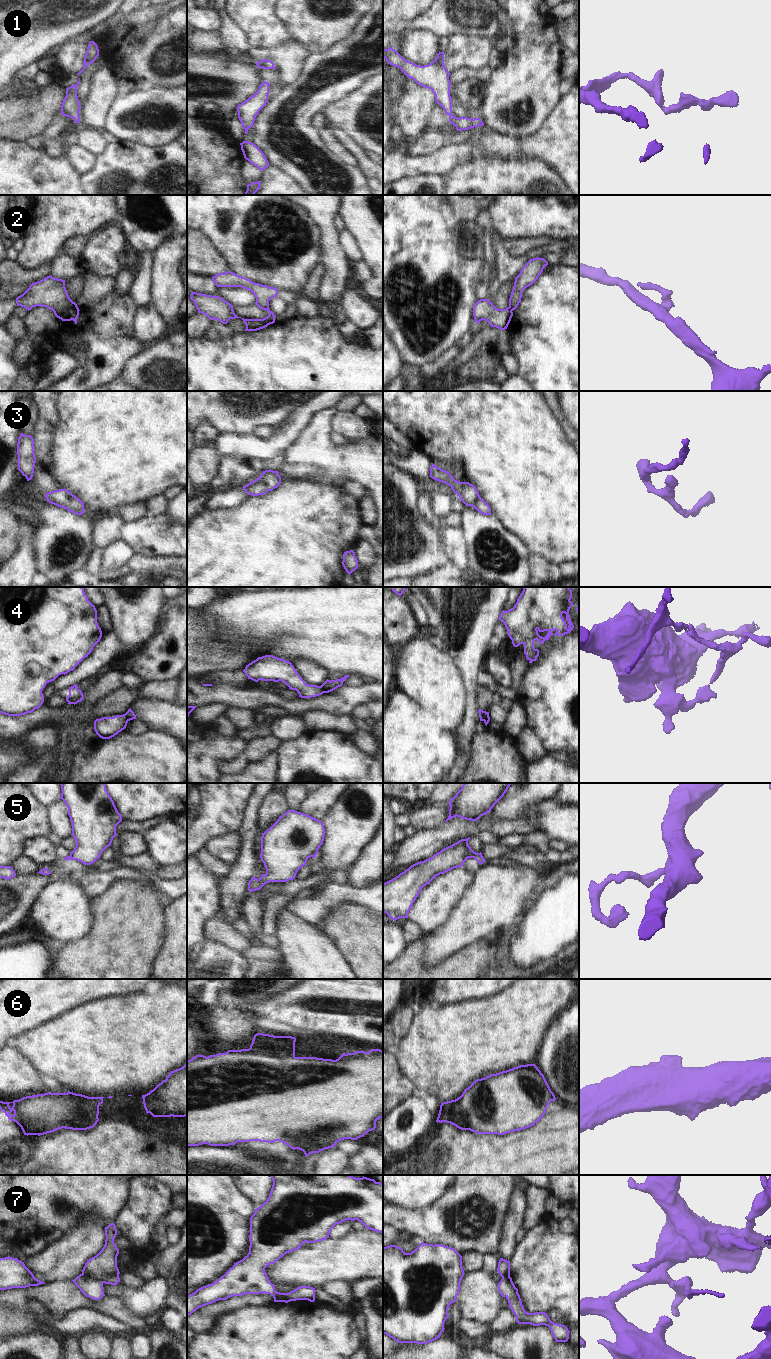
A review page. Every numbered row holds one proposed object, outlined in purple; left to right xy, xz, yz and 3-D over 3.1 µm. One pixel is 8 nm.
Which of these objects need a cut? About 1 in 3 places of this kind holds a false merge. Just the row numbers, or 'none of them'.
2, 4, 7

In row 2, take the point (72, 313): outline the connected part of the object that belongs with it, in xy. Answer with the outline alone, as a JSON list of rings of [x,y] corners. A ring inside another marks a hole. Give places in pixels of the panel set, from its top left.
[[[78,306],[69,308],[63,315],[59,317],[62,321],[71,321],[73,320],[75,324],[77,324],[77,318],[79,316],[79,308]]]

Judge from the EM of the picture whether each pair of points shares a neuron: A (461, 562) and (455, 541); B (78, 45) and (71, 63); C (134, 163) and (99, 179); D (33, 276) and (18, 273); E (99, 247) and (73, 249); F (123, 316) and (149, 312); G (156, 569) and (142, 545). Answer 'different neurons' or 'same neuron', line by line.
A: same neuron
B: same neuron
C: same neuron
D: same neuron
E: different neurons
F: different neurons
G: different neurons

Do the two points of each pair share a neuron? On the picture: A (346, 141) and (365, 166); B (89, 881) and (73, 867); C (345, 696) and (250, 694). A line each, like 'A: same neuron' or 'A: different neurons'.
A: same neuron
B: different neurons
C: same neuron

